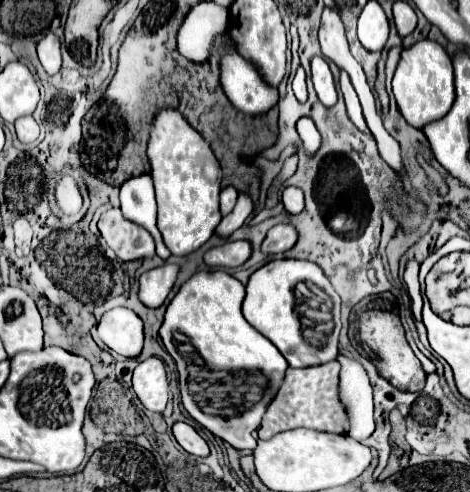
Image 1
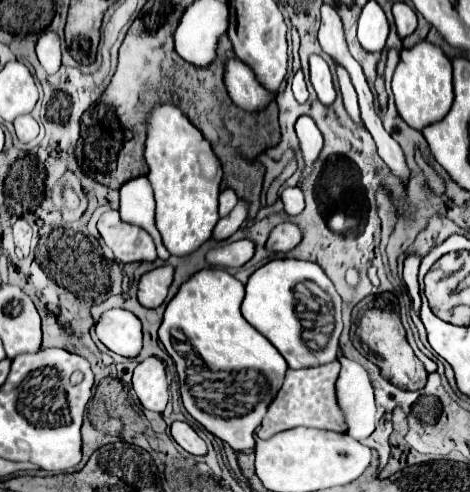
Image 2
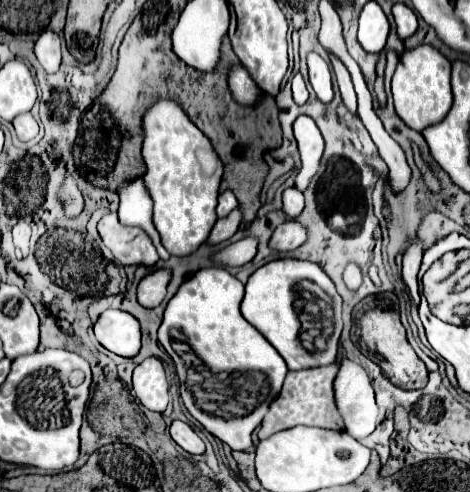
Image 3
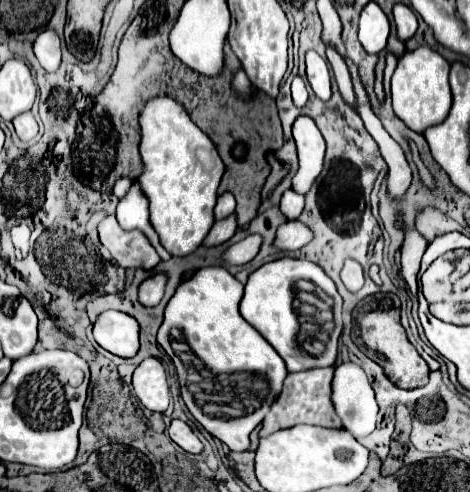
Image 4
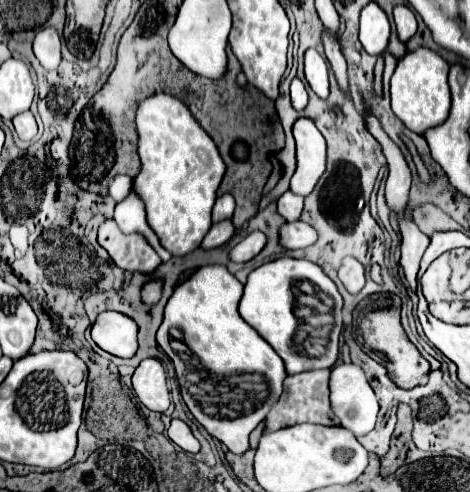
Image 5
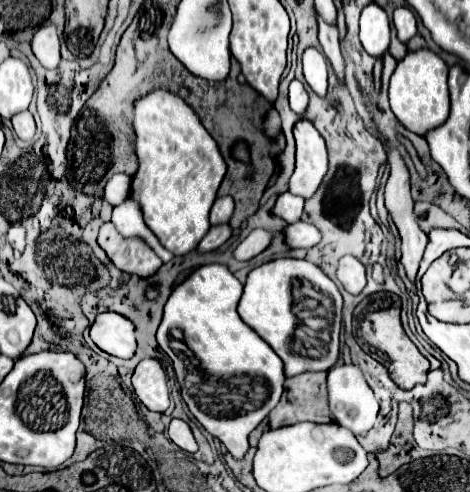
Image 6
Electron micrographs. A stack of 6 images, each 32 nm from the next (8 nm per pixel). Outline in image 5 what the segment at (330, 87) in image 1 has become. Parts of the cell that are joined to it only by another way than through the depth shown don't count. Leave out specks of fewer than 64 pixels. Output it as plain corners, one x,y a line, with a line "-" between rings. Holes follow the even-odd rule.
308,48
304,54
304,76
320,98
328,98
328,64
314,48

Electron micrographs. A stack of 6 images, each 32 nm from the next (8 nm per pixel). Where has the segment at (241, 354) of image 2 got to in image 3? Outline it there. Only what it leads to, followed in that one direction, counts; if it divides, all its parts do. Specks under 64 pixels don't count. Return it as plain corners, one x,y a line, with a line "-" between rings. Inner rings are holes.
220,266
202,268
172,296
158,330
158,342
176,364
184,406
232,450
250,450
250,434
276,400
288,372
276,348
240,314
242,298
240,280

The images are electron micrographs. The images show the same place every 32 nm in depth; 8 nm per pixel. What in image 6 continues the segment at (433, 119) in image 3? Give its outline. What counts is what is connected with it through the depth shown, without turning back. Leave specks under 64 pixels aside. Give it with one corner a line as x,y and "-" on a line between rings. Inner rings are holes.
430,50
408,52
406,58
398,62
388,88
390,108
398,118
398,122
418,136
424,136
428,130
438,128
448,118
448,110
450,110
446,80
448,80
448,66
438,54

